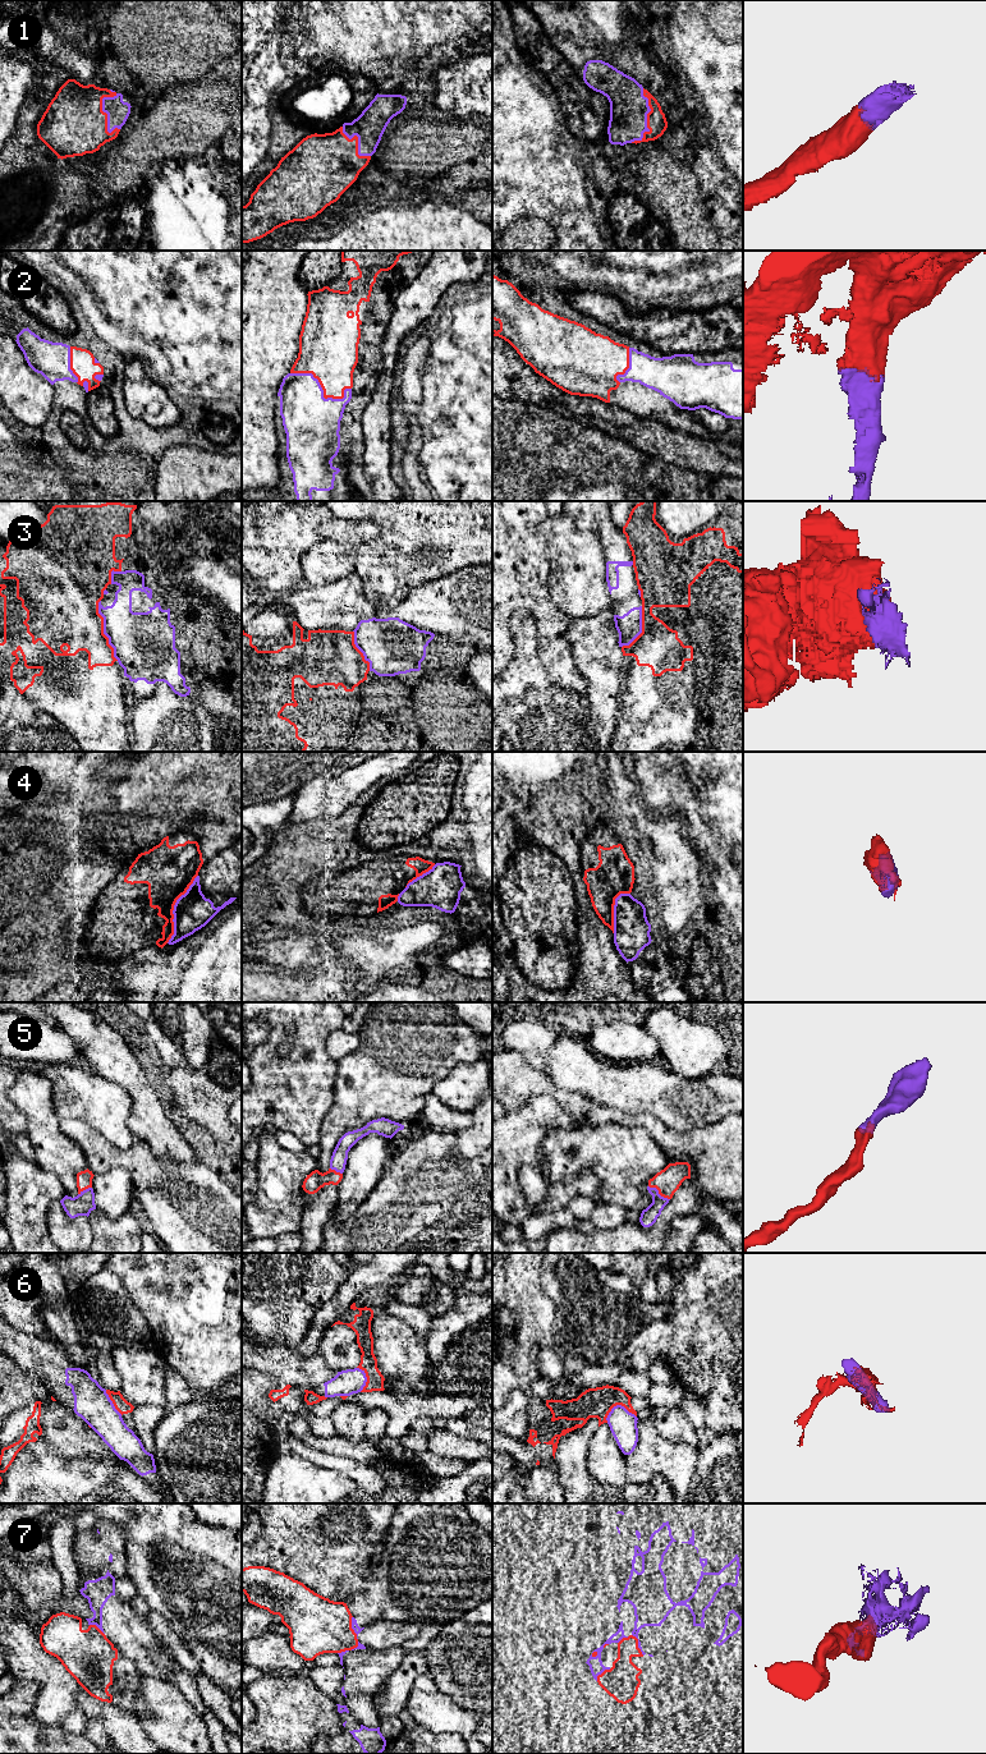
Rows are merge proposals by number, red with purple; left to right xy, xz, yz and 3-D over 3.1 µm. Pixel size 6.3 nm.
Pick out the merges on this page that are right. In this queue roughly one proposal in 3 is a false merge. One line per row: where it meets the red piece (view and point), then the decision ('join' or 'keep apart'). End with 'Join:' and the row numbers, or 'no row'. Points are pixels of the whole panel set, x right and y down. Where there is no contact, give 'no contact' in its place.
1: meets red in xy at (101, 106); join
2: meets red in xz at (324, 391); join
3: meets red in xy at (102, 630); keep apart
4: meets red in xy at (173, 909); keep apart
5: meets red in yz at (659, 1193); join
6: meets red in yz at (618, 1404); keep apart
7: meets red in yz at (637, 1644); keep apart
Join: 1, 2, 5

